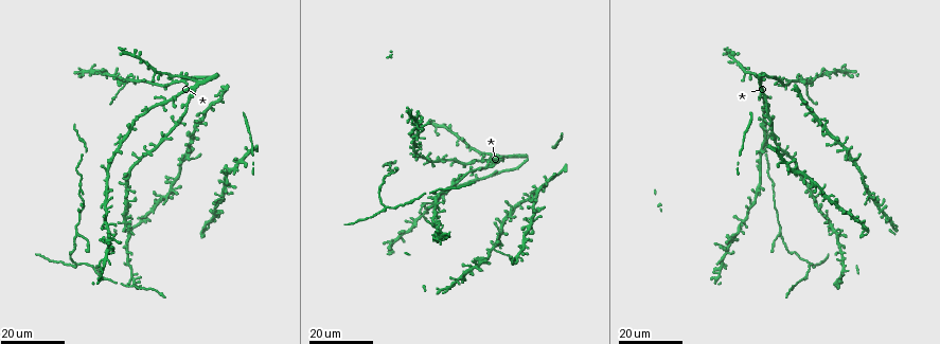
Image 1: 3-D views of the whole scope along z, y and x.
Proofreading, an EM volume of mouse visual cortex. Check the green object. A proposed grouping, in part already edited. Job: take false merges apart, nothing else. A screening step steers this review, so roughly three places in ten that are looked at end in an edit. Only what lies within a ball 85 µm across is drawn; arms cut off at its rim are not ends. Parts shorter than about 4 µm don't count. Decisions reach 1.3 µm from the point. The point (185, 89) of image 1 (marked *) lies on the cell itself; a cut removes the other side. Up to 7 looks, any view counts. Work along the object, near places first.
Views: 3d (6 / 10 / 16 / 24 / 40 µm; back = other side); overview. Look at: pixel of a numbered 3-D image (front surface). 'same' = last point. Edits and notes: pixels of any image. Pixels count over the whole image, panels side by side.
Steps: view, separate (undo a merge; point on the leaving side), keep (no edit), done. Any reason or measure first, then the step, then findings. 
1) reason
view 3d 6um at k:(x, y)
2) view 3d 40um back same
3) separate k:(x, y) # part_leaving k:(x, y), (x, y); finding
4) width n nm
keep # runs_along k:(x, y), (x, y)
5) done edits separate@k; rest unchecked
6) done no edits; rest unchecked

looks like a crossing
view 3d 24um at 1:(124, 84)

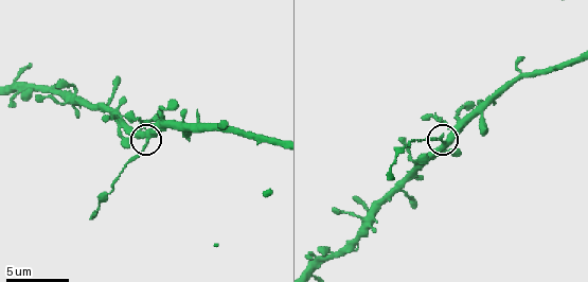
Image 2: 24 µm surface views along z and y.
view 3d 10um at 2:(146, 135)

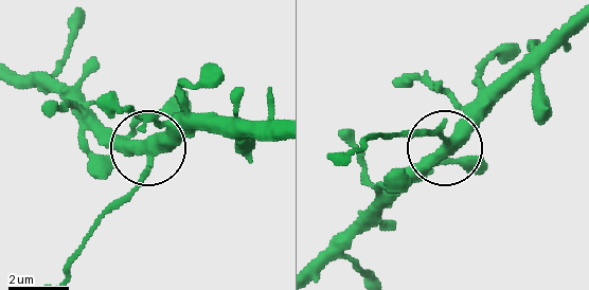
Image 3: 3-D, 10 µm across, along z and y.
arms 4
separate 3:(125, 197) # part_leaving 3:(149, 160), (142, 180), (96, 225), (64, 278); two cells meet here

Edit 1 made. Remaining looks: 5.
see it whole again
view overview

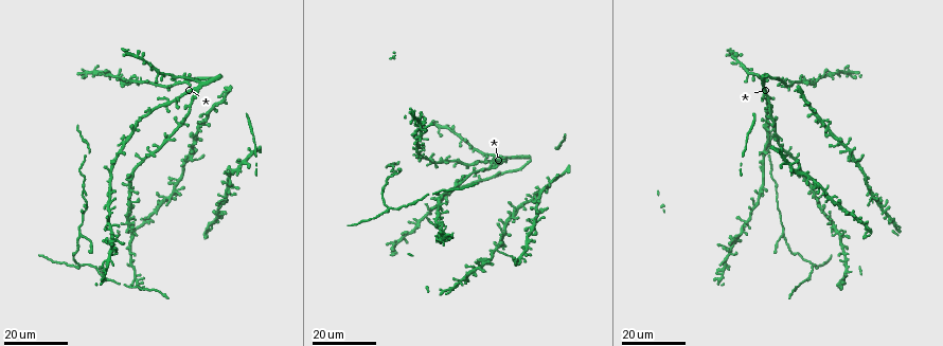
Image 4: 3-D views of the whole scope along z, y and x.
three arms meet
view 3d 16um at 4:(79, 233)

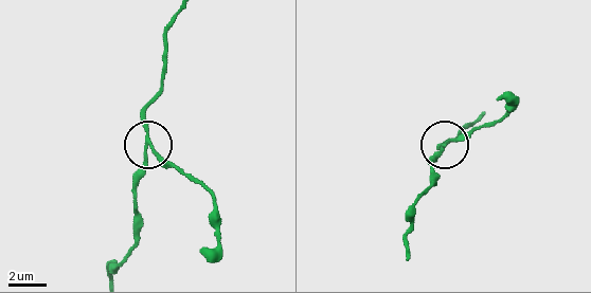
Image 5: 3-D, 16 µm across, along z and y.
view 3d 10um at 5:(150, 150)

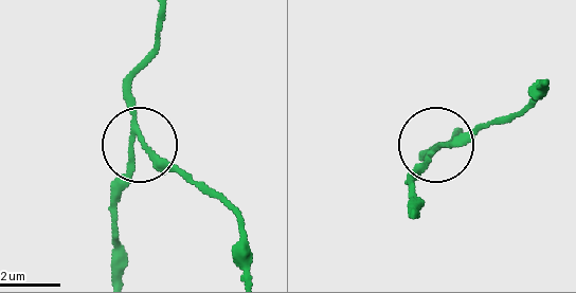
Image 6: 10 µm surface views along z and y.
width 170 nm
separate 6:(161, 166) # part_leaving 6:(140, 133), (231, 214), (244, 275); a second cell is stuck on

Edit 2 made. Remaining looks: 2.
a fork
view 3d 24um at 4:(391, 210)

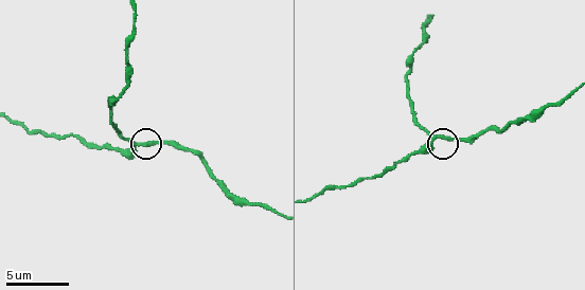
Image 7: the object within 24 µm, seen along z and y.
closer look
view 3d 10um at 7:(432, 138)

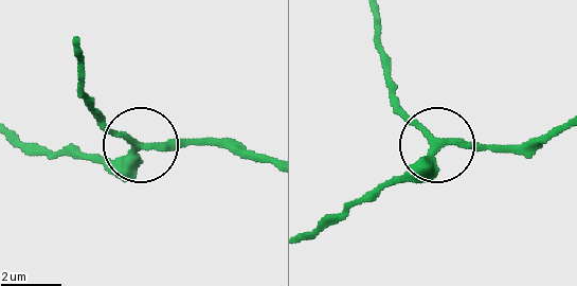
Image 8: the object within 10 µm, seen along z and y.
side_arm 17 um; arms 3
keep # all the same cell

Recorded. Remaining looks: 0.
done edits separate@3, separate@6; rest unchecked

